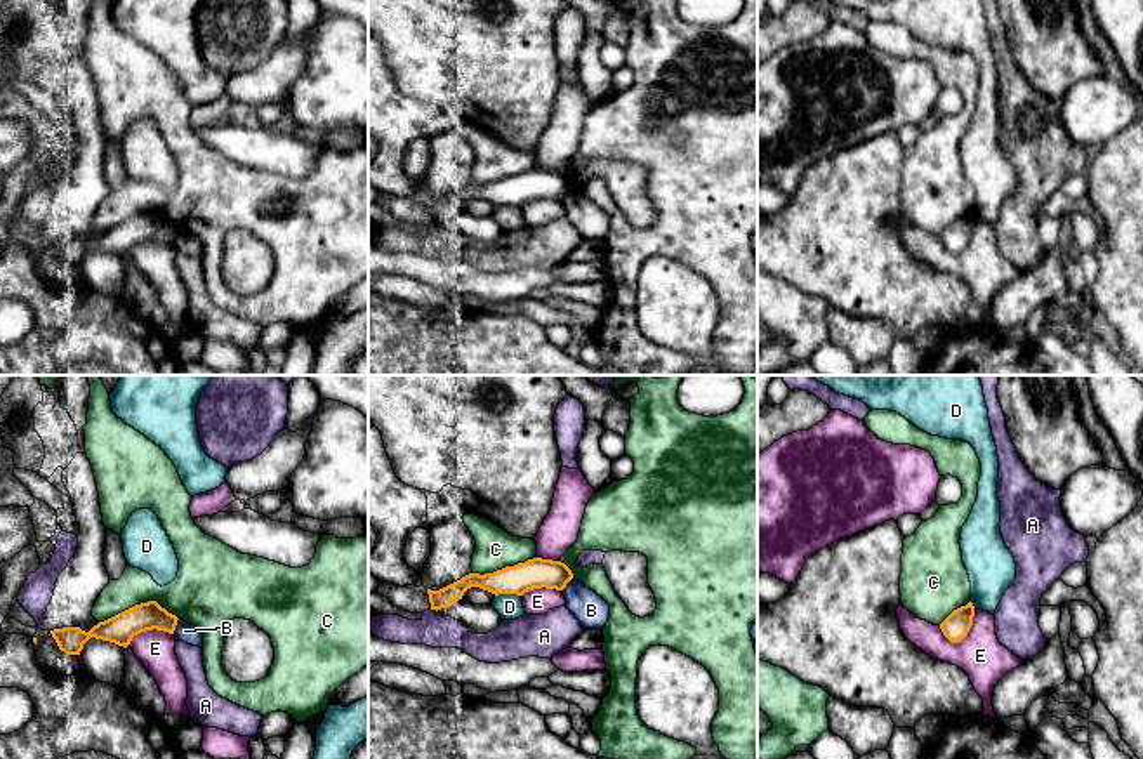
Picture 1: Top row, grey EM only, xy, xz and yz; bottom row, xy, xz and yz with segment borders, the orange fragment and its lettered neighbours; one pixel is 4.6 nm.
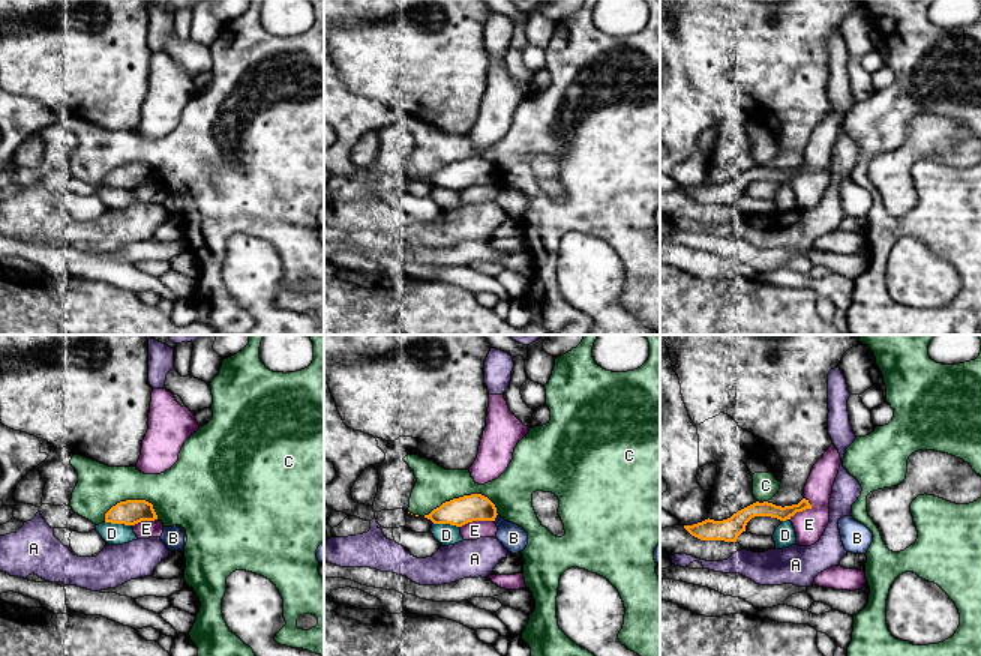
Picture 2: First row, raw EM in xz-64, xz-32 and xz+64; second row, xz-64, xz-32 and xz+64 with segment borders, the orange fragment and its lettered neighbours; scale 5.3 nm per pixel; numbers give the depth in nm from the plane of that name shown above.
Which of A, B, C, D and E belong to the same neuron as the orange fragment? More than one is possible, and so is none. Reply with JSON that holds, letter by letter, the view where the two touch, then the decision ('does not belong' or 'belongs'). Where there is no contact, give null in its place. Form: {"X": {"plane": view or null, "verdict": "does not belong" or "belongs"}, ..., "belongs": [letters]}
{"A": {"plane": "xz", "verdict": "does not belong"}, "B": {"plane": "xy", "verdict": "does not belong"}, "C": {"plane": "xy", "verdict": "does not belong"}, "D": {"plane": "xz", "verdict": "does not belong"}, "E": {"plane": "yz", "verdict": "does not belong"}, "belongs": []}

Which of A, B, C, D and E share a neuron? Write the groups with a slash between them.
A / B / C / D / E

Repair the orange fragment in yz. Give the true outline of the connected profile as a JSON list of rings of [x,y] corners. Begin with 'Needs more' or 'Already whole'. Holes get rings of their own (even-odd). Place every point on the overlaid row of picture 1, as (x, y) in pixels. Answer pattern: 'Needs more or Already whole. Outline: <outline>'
Already whole. Outline: [[[969,601],[966,606],[961,606],[957,610],[954,610],[941,624],[940,629],[943,632],[943,636],[950,641],[950,643],[961,643],[971,625],[973,625],[973,617],[975,617],[975,606]]]

